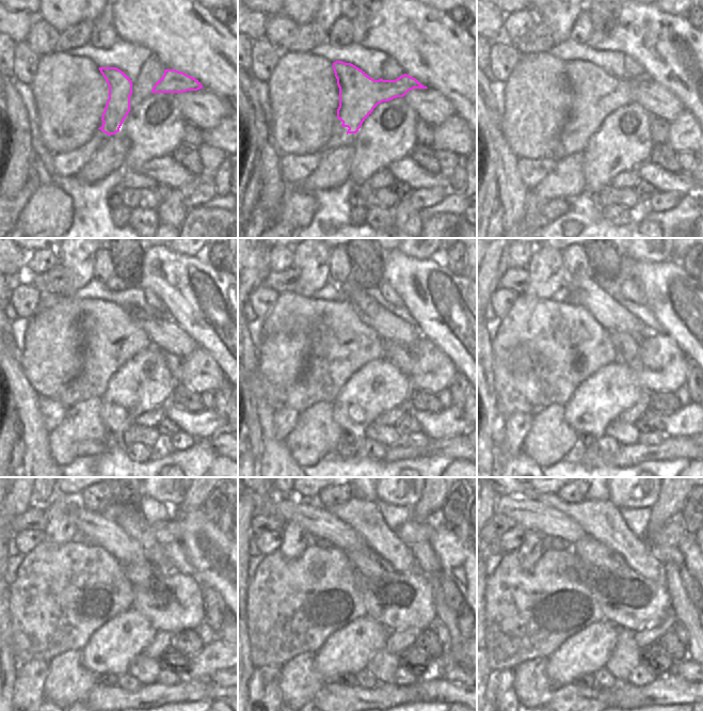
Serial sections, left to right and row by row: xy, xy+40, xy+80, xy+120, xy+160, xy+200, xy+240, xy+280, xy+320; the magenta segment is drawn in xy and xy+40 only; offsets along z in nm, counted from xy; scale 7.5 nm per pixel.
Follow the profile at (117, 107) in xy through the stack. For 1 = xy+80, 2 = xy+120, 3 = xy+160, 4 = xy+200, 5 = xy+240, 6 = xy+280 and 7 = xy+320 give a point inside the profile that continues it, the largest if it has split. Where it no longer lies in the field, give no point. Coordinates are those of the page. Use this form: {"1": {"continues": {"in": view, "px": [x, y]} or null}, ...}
{"1": {"continues": {"in": "xy+80", "px": [595, 94]}}, "2": {"continues": {"in": "xy+120", "px": [113, 335]}}, "3": {"continues": {"in": "xy+160", "px": [349, 342]}}, "4": {"continues": {"in": "xy+200", "px": [584, 334]}}, "5": {"continues": {"in": "xy+240", "px": [105, 572]}}, "6": {"continues": {"in": "xy+280", "px": [336, 561]}}, "7": {"continues": {"in": "xy+320", "px": [582, 583]}}}

